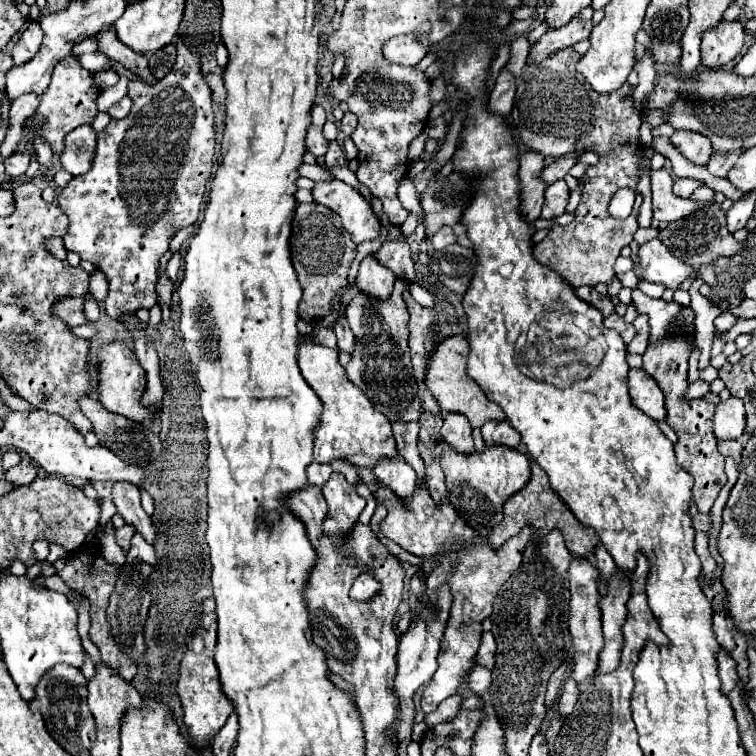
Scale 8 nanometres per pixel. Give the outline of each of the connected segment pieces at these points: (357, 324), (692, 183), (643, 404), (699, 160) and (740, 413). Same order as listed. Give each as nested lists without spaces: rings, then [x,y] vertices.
[[[394,283],[394,291],[388,299],[372,299],[362,291],[346,307],[346,319],[356,337],[352,361],[346,365],[350,381],[364,391],[364,395],[382,411],[390,421],[414,421],[420,413],[418,383],[412,375],[412,363],[408,355],[408,309],[402,299],[406,285]]]
[[[676,179],[674,181],[674,193],[678,197],[686,197],[688,199],[692,195],[692,191],[698,189],[700,185],[704,185],[704,183],[698,181],[698,179]]]
[[[642,367],[640,369],[630,369],[628,389],[630,389],[632,403],[640,411],[644,411],[654,421],[664,421],[666,419],[664,393],[660,391],[658,383],[652,377],[648,377],[648,373]]]
[[[676,131],[670,141],[680,149],[682,155],[686,155],[688,161],[696,165],[706,165],[712,155],[712,145],[708,143],[706,135],[696,135],[692,131]]]
[[[730,397],[716,405],[714,433],[718,439],[738,439],[746,427],[746,413],[742,399]]]

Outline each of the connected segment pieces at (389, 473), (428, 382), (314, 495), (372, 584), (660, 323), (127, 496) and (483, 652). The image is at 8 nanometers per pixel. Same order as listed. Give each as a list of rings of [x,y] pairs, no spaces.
[[[398,455],[376,463],[374,475],[380,483],[390,487],[404,501],[412,497],[412,491],[416,487],[416,471],[412,471],[412,467],[408,467],[408,463],[404,463],[404,459],[400,459]]]
[[[450,335],[448,339],[442,339],[438,347],[434,347],[432,355],[428,357],[428,367],[424,375],[424,385],[432,391],[434,399],[438,401],[442,413],[456,411],[470,419],[472,427],[482,427],[490,419],[504,419],[504,411],[500,411],[498,403],[492,403],[486,399],[484,391],[478,387],[474,379],[466,373],[466,359],[468,359],[468,341],[464,335]]]
[[[308,483],[300,491],[286,495],[284,503],[288,503],[288,509],[292,509],[292,513],[298,519],[302,519],[310,543],[318,545],[316,541],[322,535],[322,519],[326,517],[326,511],[328,511],[322,491],[318,487],[314,487],[312,483]]]
[[[364,573],[364,575],[360,575],[360,577],[354,581],[354,585],[352,585],[352,589],[350,589],[350,597],[352,597],[354,601],[368,601],[368,599],[372,599],[378,591],[380,591],[380,583],[378,583],[372,575]]]
[[[640,289],[632,291],[632,301],[640,313],[648,313],[650,317],[650,343],[662,339],[678,319],[680,305],[676,301],[664,301],[664,299],[652,299],[644,295]]]
[[[114,483],[112,501],[114,501],[118,513],[124,517],[124,521],[132,523],[136,527],[136,531],[142,533],[148,543],[152,543],[156,533],[154,533],[150,517],[146,515],[146,511],[140,505],[140,489],[132,483]]]
[[[484,633],[482,635],[482,645],[480,645],[480,651],[475,656],[476,663],[484,665],[487,669],[492,670],[495,666],[495,655],[497,645],[494,643],[494,637],[492,633]]]

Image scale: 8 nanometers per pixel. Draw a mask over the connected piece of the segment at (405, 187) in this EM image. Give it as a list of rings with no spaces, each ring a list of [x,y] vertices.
[[[406,175],[400,185],[398,185],[398,199],[400,203],[414,215],[422,215],[422,209],[420,209],[420,201],[416,197],[416,189],[414,189],[414,183],[410,181],[410,177]]]

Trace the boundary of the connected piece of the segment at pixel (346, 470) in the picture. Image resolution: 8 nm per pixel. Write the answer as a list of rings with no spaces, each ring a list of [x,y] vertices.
[[[334,461],[332,463],[332,469],[334,471],[340,471],[346,479],[348,479],[348,483],[356,483],[360,477],[358,477],[358,473],[356,473],[356,469],[352,467],[352,463],[348,463],[348,461]]]

